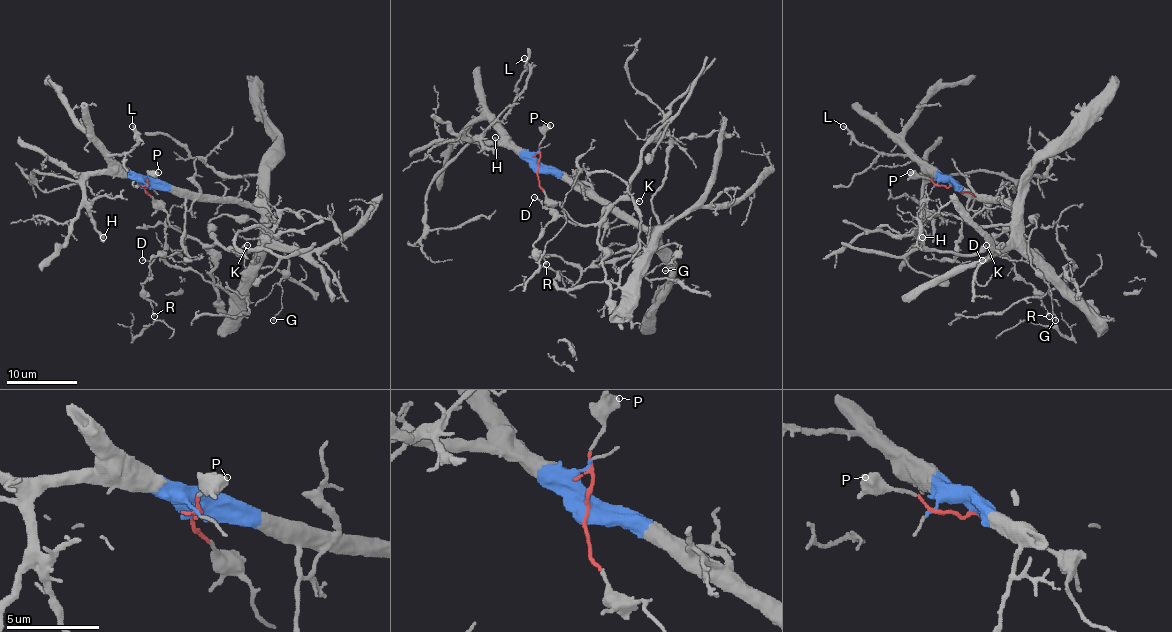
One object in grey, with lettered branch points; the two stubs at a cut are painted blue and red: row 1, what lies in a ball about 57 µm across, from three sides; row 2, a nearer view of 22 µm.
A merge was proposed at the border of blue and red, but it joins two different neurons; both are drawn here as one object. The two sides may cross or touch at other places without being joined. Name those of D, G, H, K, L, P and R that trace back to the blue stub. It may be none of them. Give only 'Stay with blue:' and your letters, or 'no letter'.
Stay with blue: H, L

